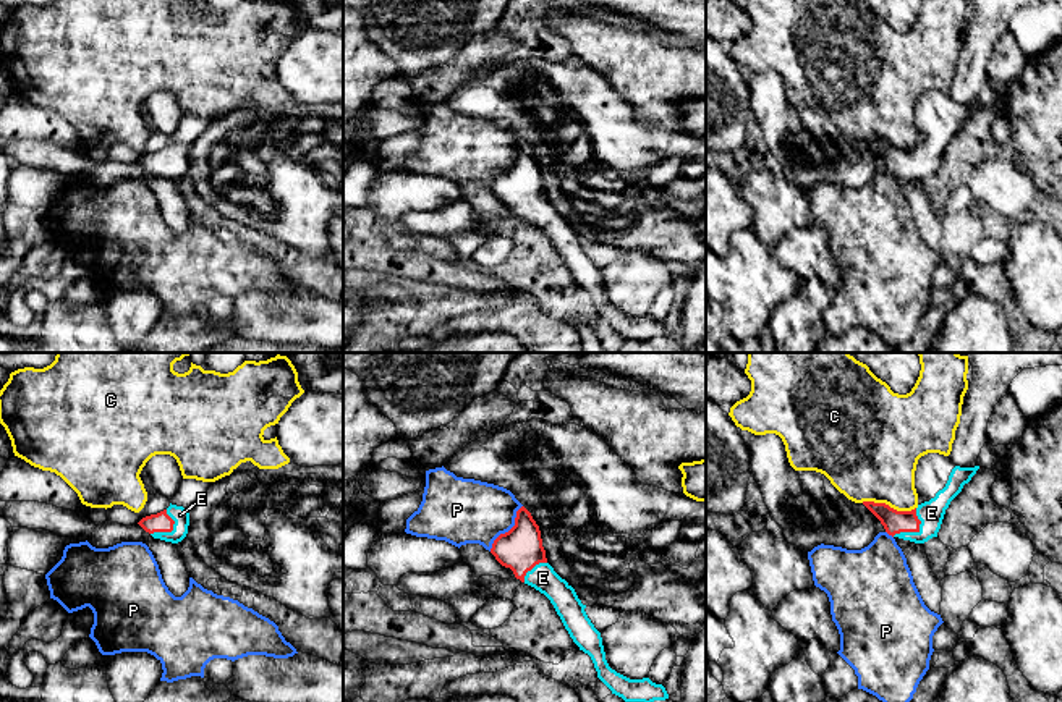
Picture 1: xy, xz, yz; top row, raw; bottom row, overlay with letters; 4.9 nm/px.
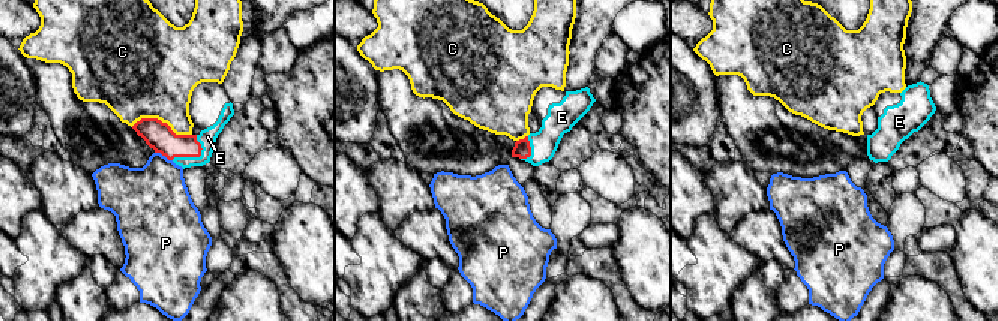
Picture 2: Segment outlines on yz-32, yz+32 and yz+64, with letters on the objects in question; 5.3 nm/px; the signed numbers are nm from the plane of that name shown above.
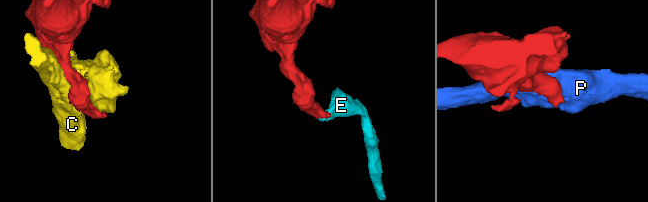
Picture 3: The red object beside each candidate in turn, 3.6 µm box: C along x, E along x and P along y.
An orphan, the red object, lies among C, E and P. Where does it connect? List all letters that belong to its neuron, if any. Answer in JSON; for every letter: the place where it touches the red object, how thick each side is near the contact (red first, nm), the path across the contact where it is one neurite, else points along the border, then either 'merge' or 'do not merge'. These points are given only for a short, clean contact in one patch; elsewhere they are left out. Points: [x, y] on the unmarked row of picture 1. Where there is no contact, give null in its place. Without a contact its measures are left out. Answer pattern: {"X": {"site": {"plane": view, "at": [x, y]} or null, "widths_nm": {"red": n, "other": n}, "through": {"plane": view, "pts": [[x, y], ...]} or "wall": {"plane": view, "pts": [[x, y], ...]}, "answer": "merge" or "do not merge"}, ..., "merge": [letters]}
{"C": {"site": {"plane": "yz", "at": [887, 143]}, "widths_nm": {"red": 120, "other": 440}, "answer": "do not merge"}, "E": {"site": {"plane": "yz", "at": [915, 169]}, "widths_nm": {"red": 120, "other": 130}, "through": {"plane": "yz", "pts": [[894, 159], [909, 162], [915, 169], [931, 151]]}, "answer": "merge"}, "P": {"site": {"plane": "xz", "at": [510, 167]}, "widths_nm": {"red": 220, "other": 320}, "answer": "do not merge"}, "merge": ["E"]}

